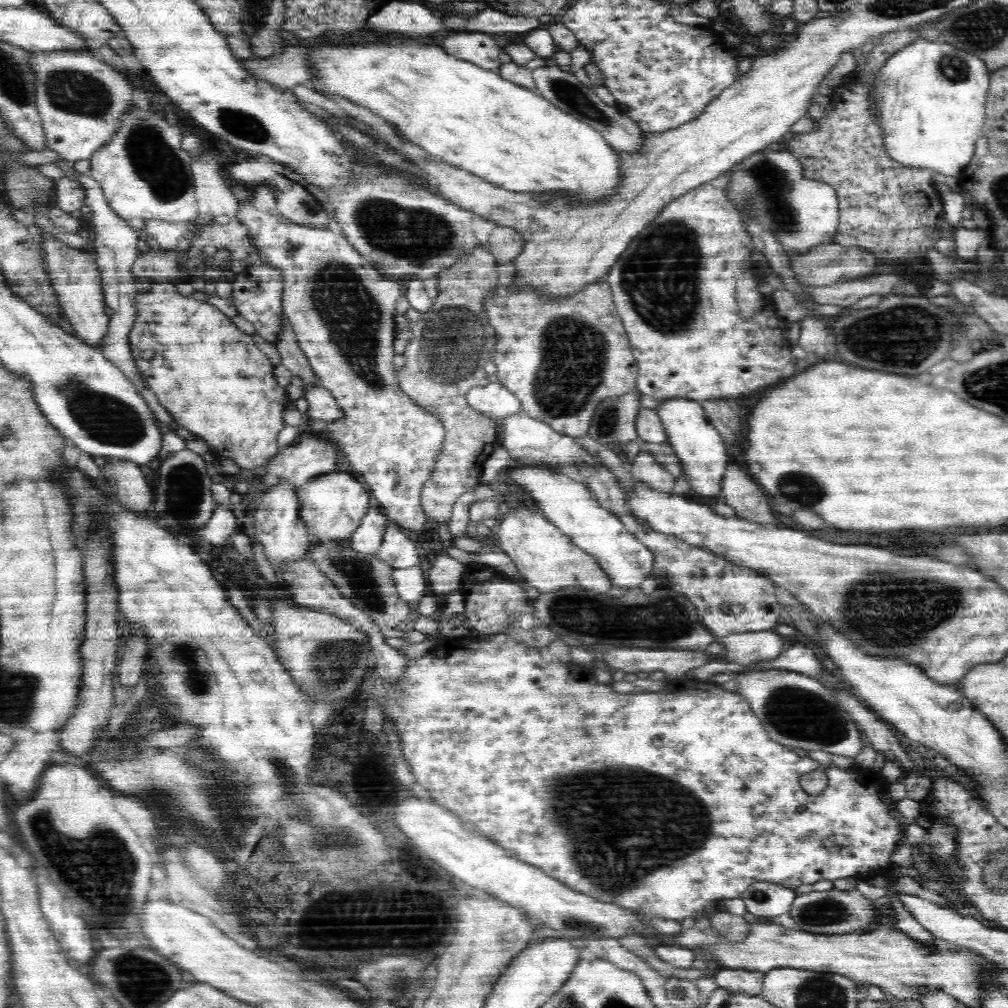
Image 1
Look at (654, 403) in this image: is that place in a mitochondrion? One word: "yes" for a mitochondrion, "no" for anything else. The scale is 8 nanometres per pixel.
no

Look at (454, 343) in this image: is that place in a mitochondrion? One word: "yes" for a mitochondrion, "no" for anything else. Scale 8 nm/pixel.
yes

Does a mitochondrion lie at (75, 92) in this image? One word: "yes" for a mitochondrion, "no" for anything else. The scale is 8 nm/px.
yes

